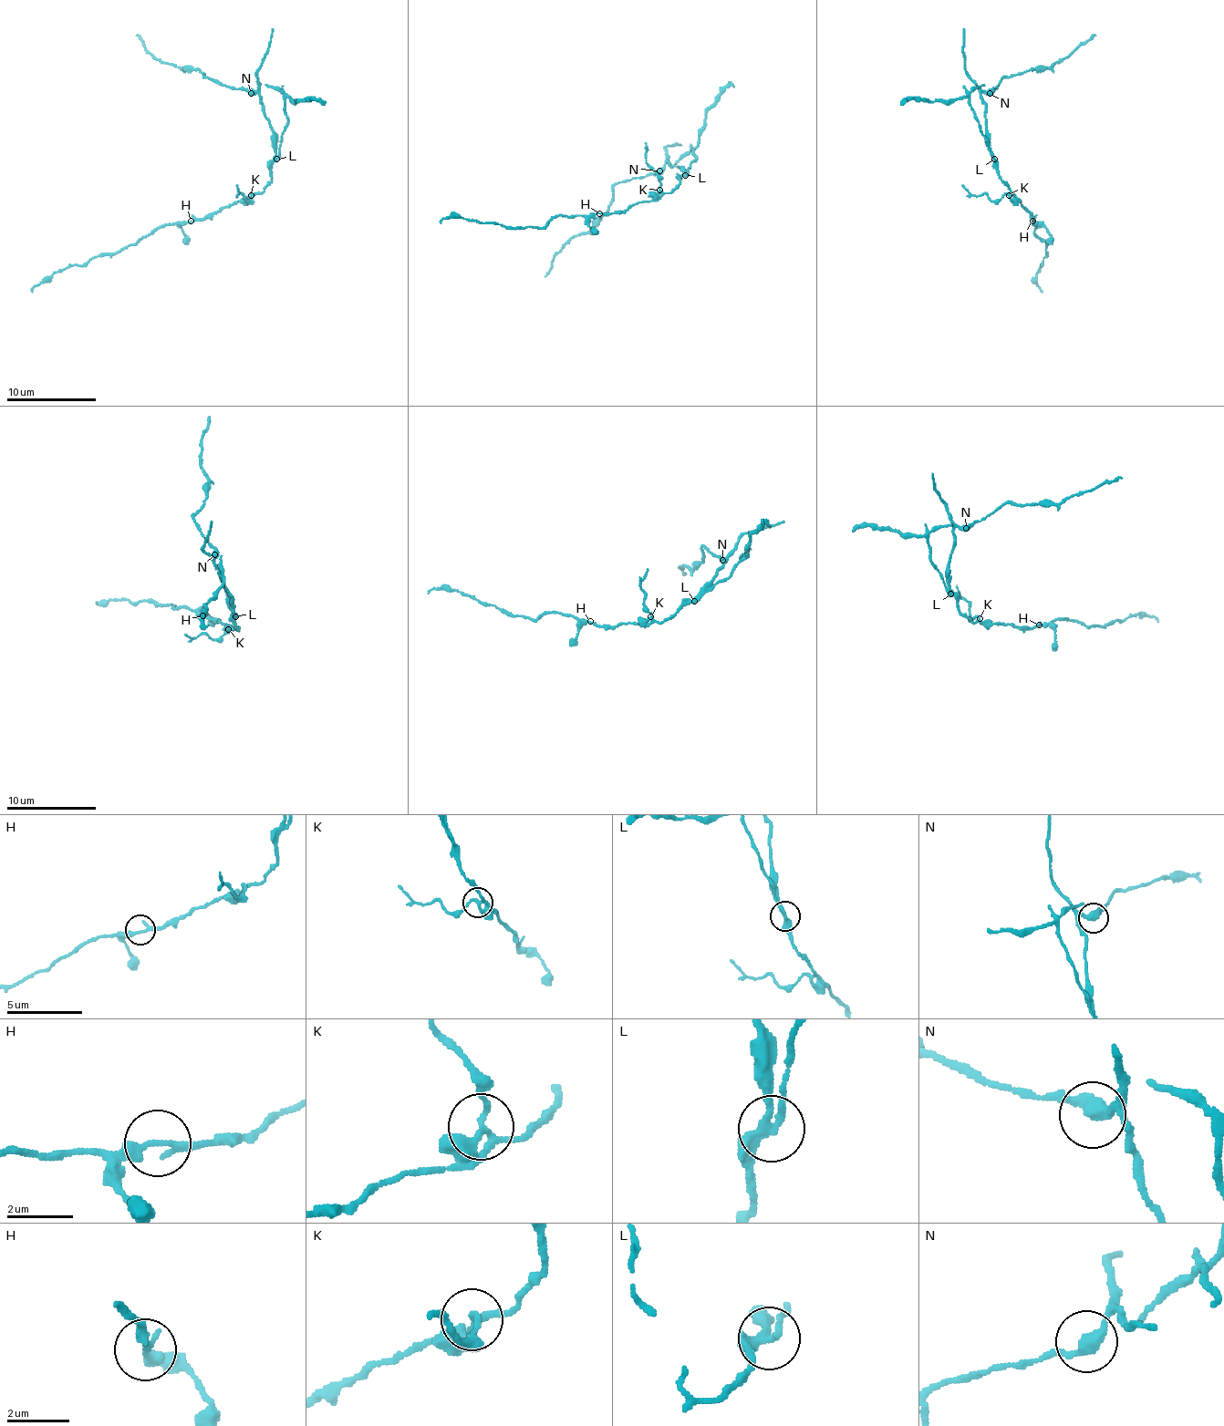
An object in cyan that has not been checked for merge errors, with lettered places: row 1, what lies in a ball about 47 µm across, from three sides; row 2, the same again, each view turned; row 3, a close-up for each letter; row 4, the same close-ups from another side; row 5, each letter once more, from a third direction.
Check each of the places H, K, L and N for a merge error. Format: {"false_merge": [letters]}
{"false_merge": ["K", "L"]}

